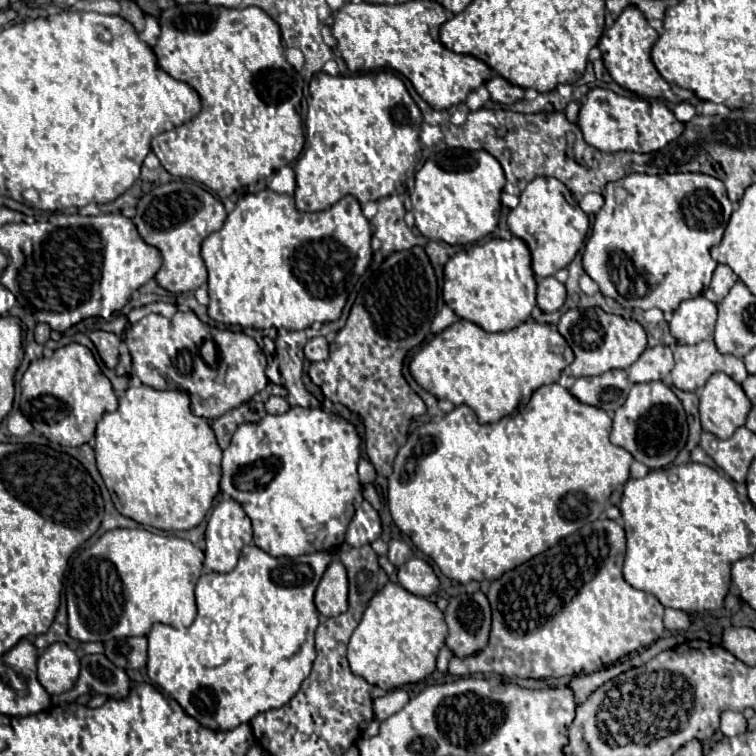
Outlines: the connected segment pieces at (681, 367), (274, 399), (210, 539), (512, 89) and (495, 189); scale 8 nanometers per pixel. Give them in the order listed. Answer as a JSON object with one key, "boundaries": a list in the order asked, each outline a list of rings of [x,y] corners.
{"boundaries":[[[[704,340],[694,346],[676,346],[674,360],[672,384],[678,390],[698,392],[714,372],[724,372],[734,382],[744,382],[748,376],[744,362],[736,356],[720,354],[712,340]]],[[[270,396],[266,400],[266,410],[268,410],[268,414],[284,414],[290,410],[290,406],[282,396]]],[[[222,500],[208,518],[204,566],[218,574],[230,572],[246,544],[252,544],[250,518],[236,500]]],[[[492,76],[484,86],[490,92],[490,100],[494,100],[498,104],[508,104],[510,106],[516,100],[522,100],[522,96],[524,96],[524,90],[520,86],[510,84],[502,76]]],[[[448,148],[436,152],[416,174],[416,188],[411,192],[411,209],[414,214],[415,227],[428,240],[442,240],[446,244],[472,244],[486,238],[498,224],[500,218],[500,194],[506,184],[500,162],[486,150],[464,150]]]]}

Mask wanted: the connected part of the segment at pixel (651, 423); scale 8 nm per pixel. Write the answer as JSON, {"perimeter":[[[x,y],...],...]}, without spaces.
{"perimeter":[[[662,382],[634,384],[626,402],[614,414],[614,430],[610,434],[610,440],[616,446],[628,450],[634,456],[634,460],[654,470],[668,466],[676,458],[676,454],[684,448],[686,438],[688,438],[686,412],[676,394]]]}

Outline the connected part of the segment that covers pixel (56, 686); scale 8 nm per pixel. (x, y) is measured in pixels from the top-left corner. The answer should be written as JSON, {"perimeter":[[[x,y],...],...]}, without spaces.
{"perimeter":[[[62,642],[48,646],[38,658],[38,682],[46,688],[48,694],[62,694],[72,690],[78,674],[78,654]]]}

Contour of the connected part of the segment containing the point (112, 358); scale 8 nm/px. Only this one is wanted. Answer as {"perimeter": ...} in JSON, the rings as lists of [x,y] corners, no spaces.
{"perimeter":[[[96,330],[96,332],[90,332],[90,340],[94,342],[102,362],[106,364],[106,368],[112,370],[118,362],[118,346],[120,346],[120,340],[116,338],[116,334]]]}

